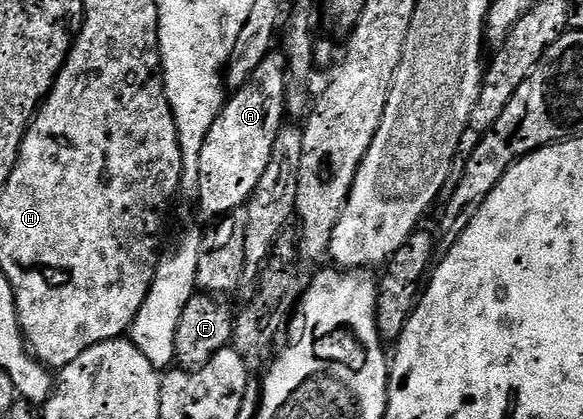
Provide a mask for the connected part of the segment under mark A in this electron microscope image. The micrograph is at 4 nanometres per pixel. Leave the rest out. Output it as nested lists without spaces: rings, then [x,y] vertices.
[[[270,53],[256,68],[256,72],[252,72],[250,79],[247,80],[243,86],[237,87],[237,89],[227,97],[226,107],[220,112],[220,116],[216,116],[212,128],[208,128],[208,136],[204,140],[204,148],[200,148],[200,160],[196,167],[196,173],[198,173],[198,206],[204,213],[211,214],[211,219],[217,220],[230,214],[233,210],[243,209],[246,203],[250,201],[256,184],[260,184],[260,176],[264,176],[264,168],[268,168],[268,160],[272,160],[272,144],[276,144],[276,136],[282,131],[284,125],[284,119],[282,119],[282,117],[287,117],[288,114],[288,85],[286,86],[286,78],[288,79],[288,63],[285,53]]]

